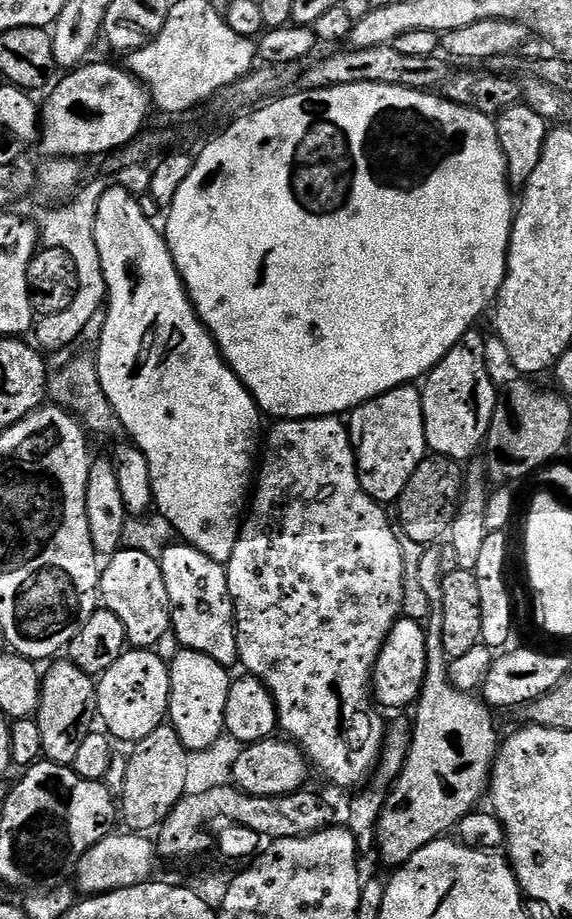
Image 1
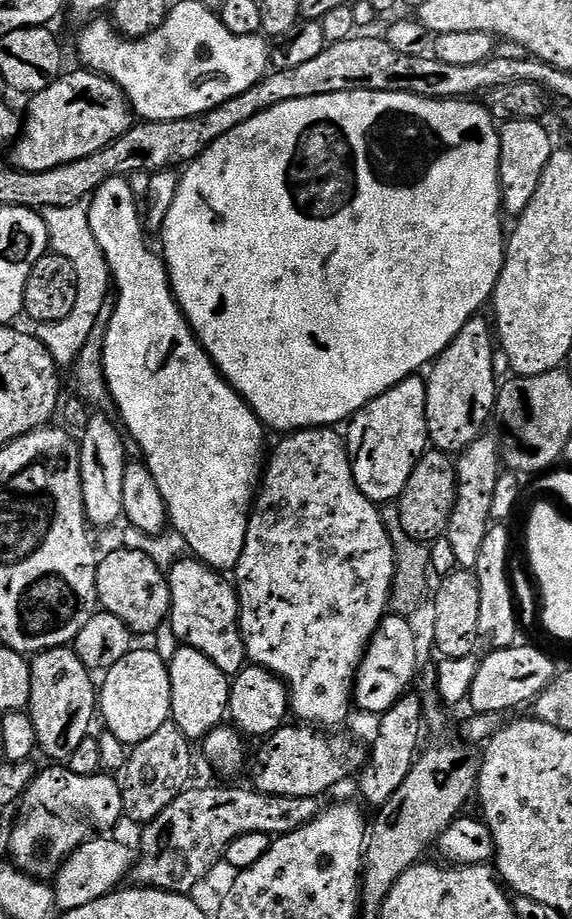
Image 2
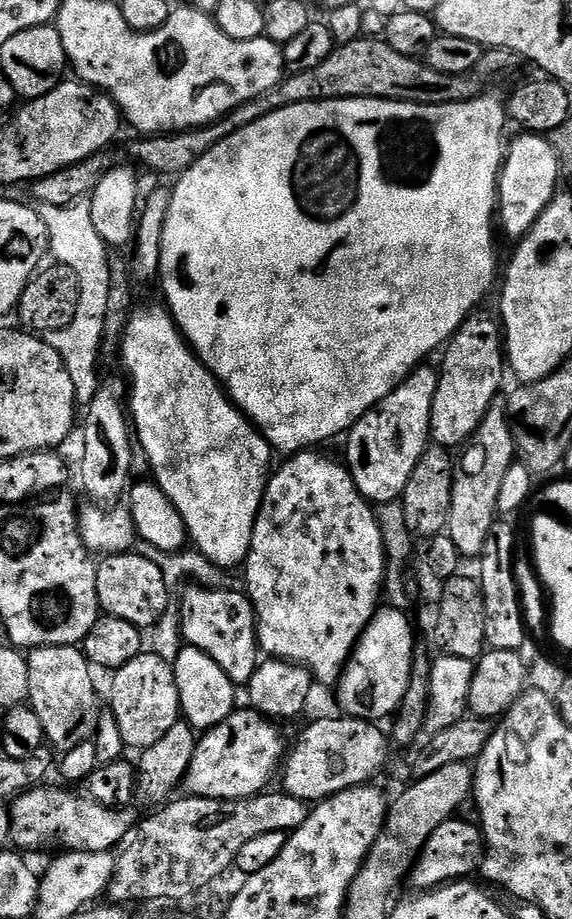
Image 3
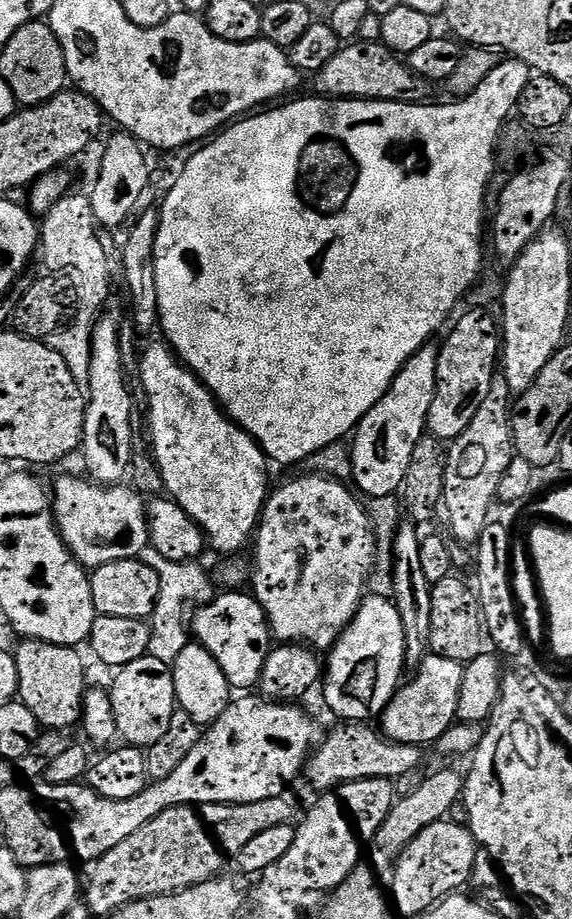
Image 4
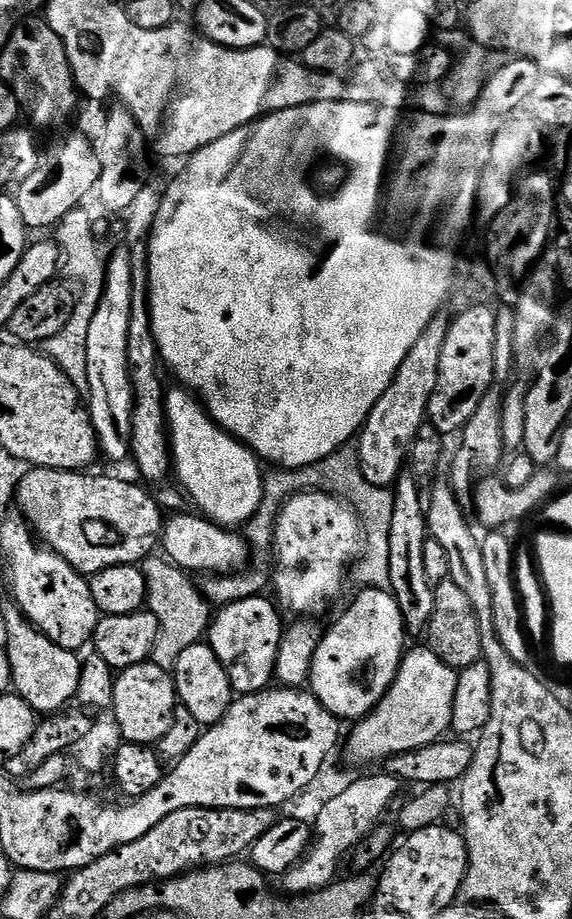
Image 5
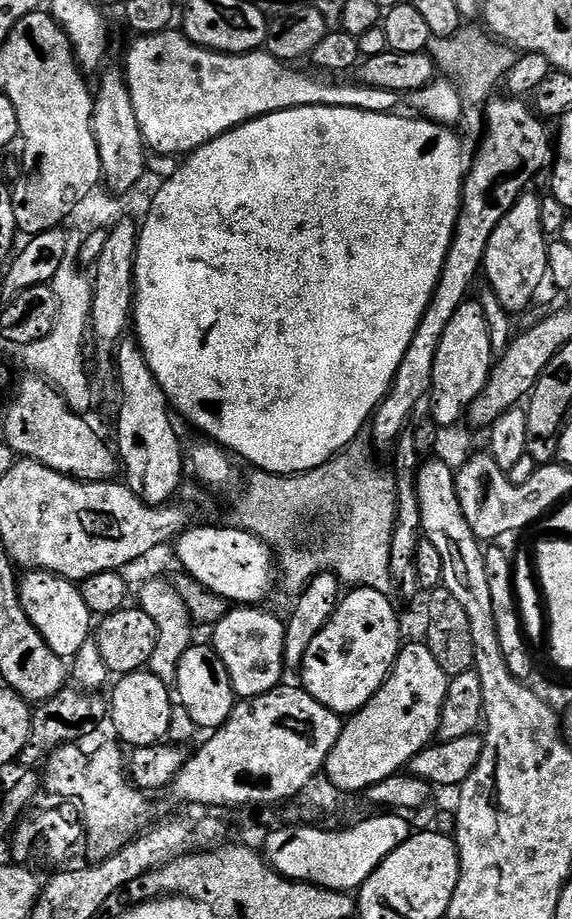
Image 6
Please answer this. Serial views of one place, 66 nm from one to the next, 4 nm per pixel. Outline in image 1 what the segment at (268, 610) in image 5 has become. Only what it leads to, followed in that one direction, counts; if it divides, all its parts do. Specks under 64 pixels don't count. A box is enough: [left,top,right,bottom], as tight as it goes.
[159,542,240,666]

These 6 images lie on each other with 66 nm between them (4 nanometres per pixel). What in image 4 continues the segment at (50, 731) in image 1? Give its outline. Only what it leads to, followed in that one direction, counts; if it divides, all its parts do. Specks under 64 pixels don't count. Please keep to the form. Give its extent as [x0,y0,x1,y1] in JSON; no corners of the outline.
[13,639,87,731]

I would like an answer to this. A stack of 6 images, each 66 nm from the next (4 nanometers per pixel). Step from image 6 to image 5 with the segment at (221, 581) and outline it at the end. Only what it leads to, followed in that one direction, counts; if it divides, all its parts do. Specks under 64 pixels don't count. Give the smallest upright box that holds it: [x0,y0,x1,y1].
[162,514,250,574]

